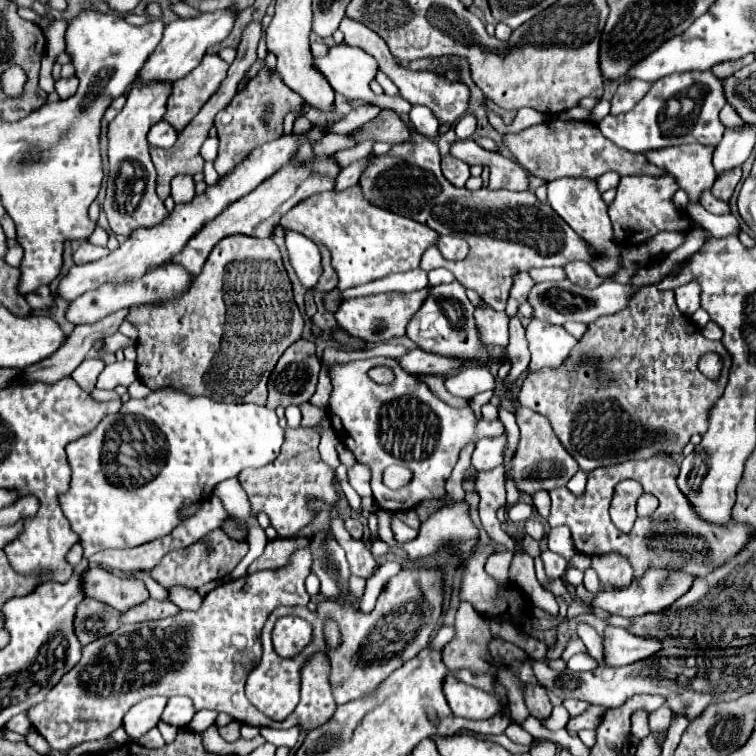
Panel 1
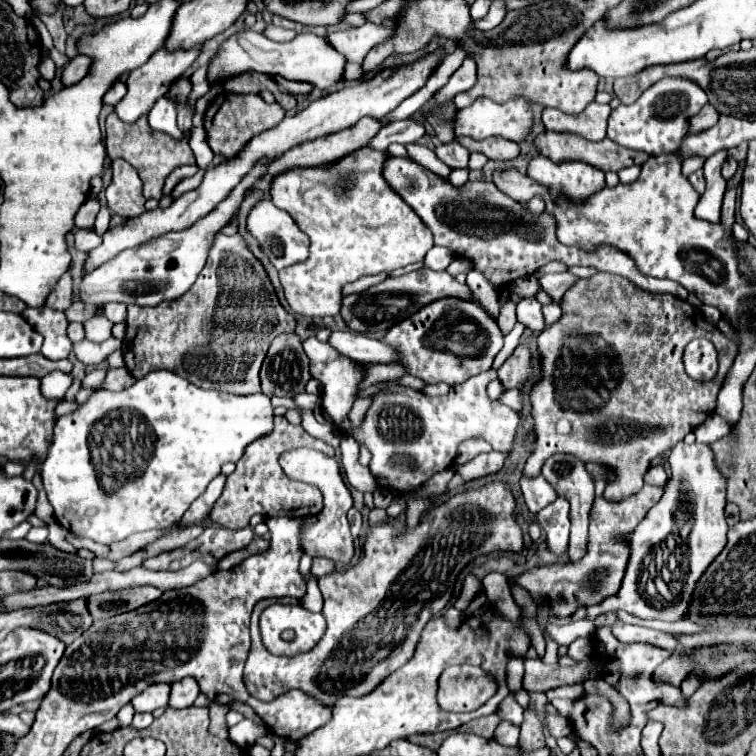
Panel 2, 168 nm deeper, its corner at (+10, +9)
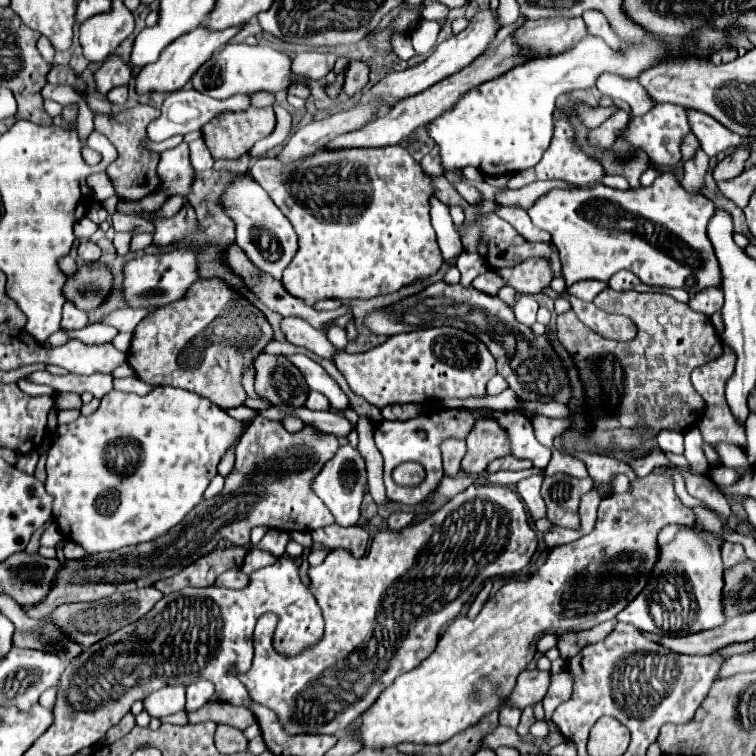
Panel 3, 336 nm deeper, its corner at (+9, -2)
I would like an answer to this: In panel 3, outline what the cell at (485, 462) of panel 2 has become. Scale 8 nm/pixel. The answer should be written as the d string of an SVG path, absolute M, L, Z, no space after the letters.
M503 456L499 460L493 460L487 468L487 472L499 472L499 470L523 470L523 468L533 468L531 460L515 458L515 456Z

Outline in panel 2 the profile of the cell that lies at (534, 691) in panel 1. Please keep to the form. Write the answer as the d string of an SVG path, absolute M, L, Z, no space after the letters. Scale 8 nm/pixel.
M532 707L524 709L524 723L520 727L522 727L520 745L524 751L534 751L534 749L546 747L544 721L538 717L538 713Z

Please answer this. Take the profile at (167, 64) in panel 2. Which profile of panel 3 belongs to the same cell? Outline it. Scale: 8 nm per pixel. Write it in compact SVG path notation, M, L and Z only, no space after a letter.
M199 26L193 32L187 32L183 36L179 36L179 40L173 40L159 56L157 62L147 64L139 76L137 76L137 92L145 94L145 92L173 92L173 90L181 90L185 86L185 82L191 80L191 76L195 74L195 70L207 62L211 58L211 54L221 48L223 44L227 44L235 34L239 34L243 28L227 28L223 32L209 32L209 28Z

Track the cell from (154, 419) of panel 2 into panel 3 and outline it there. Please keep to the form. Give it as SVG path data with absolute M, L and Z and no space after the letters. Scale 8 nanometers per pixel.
M157 386L147 396L125 394L125 392L113 390L101 400L101 406L91 416L79 416L71 424L57 426L57 430L53 434L53 444L51 444L51 450L49 450L49 456L47 456L47 492L55 498L53 520L59 524L61 534L67 540L73 540L73 542L81 544L87 550L87 554L117 550L117 548L123 548L123 546L133 546L133 544L143 544L143 542L155 540L157 536L163 536L173 526L177 526L179 520L183 520L185 514L189 510L193 510L203 500L203 492L209 486L211 478L215 476L221 456L235 442L239 430L241 430L241 422L229 418L219 406L211 404L211 400L207 400L207 398L195 394L195 392L189 392L189 390L181 390L181 388L173 388L173 386Z

